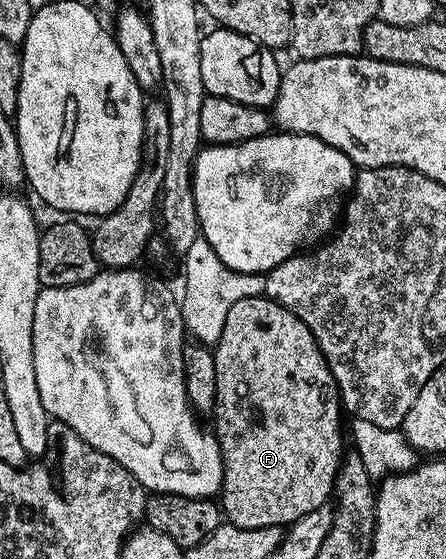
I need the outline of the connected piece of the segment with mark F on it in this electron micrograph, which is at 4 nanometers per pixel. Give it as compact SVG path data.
M253 296L240 298L232 310L228 310L228 318L224 318L224 330L217 344L212 348L216 362L216 402L212 419L212 432L218 439L219 450L223 460L223 484L220 491L220 507L225 519L237 528L282 528L295 524L304 514L312 514L319 506L327 503L335 495L334 482L338 479L338 469L342 467L344 447L342 448L342 416L344 409L338 395L338 384L332 378L330 367L326 365L324 354L318 348L316 338L296 314L292 314L285 306L276 303L269 296Z

